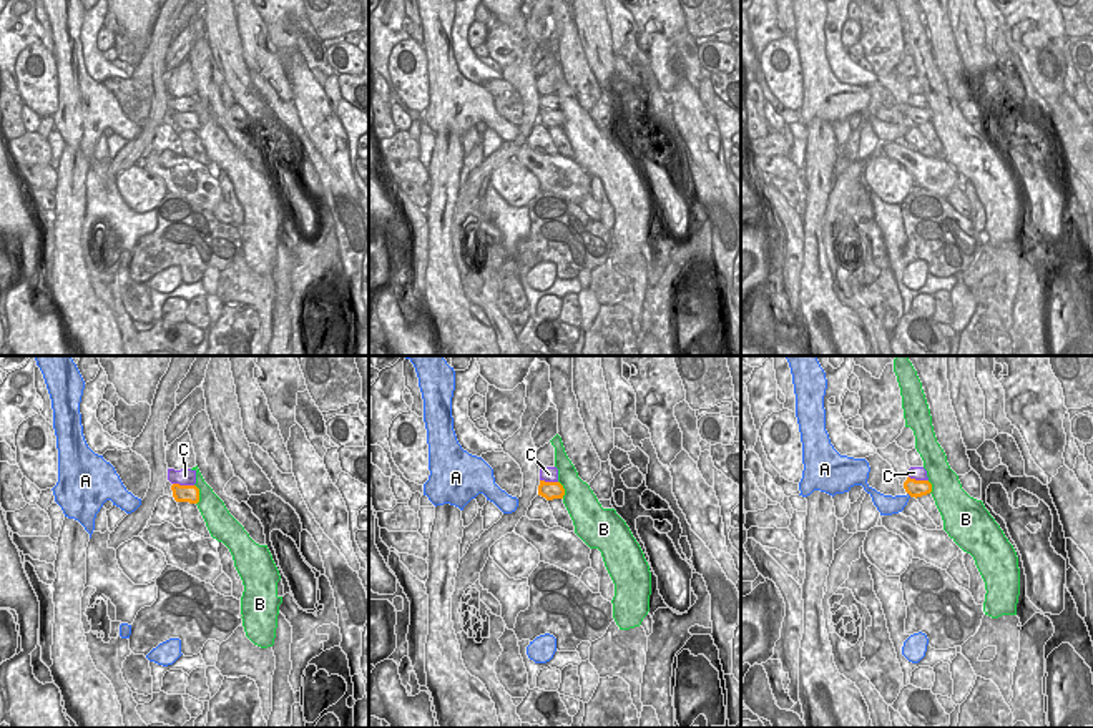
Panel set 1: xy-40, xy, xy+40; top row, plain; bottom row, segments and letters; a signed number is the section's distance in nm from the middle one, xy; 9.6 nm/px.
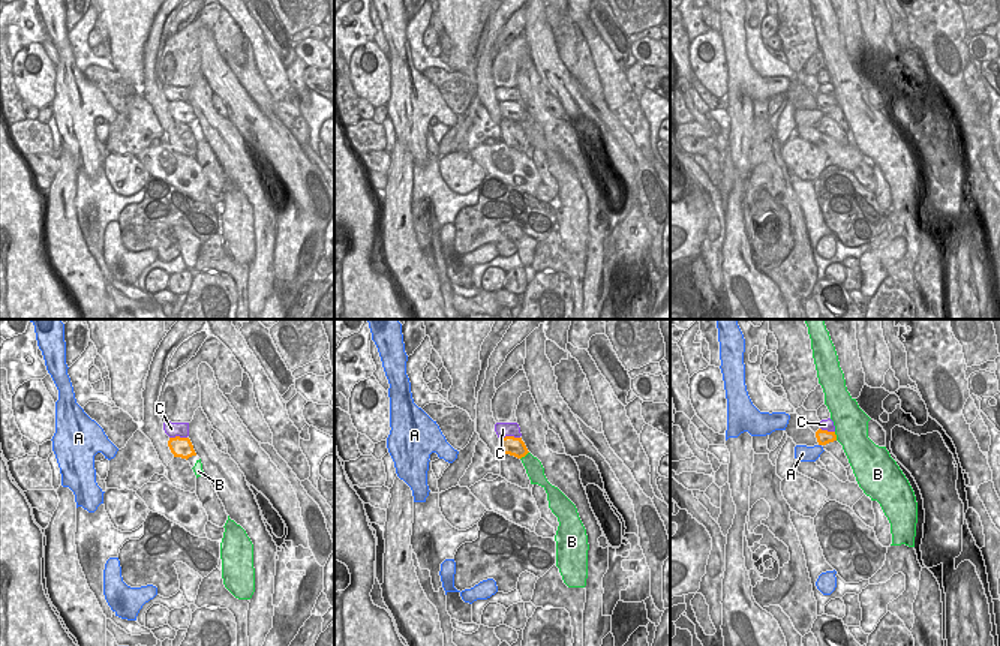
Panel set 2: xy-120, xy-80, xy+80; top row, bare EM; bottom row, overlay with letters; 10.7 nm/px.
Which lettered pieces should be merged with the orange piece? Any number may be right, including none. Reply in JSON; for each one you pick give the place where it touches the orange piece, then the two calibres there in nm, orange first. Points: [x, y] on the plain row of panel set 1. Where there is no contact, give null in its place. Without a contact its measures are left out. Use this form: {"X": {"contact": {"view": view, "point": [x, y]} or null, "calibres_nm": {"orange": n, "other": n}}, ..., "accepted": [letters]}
{"accepted": []}

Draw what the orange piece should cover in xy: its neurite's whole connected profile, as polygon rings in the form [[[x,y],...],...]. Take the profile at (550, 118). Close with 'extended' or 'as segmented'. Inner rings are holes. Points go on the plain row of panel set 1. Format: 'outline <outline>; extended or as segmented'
outline [[[540,108],[538,123],[545,125],[546,128],[563,126],[565,116],[560,110]]]; as segmented

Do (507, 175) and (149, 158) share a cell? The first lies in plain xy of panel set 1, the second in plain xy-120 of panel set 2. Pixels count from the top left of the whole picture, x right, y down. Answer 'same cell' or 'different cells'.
different cells

